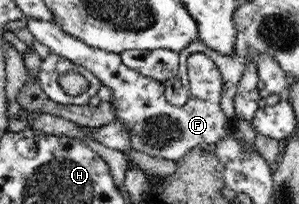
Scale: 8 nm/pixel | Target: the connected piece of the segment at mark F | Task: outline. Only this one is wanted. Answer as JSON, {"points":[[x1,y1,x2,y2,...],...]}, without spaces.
{"points":[[26,18,27,28,33,36,49,47,50,53,63,59,71,60,93,73,99,78,99,83,113,91,112,104,115,107,118,122,131,127,129,139,130,148,135,152,143,152,149,156,157,156,175,163,189,150,200,148,205,152,215,153,215,145,226,140,234,132,234,118,226,117,222,112,222,75,214,60,205,54,191,54,187,58,187,69,191,96,185,106,170,104,164,97,164,86,156,79,141,75,129,69,123,63,120,54,114,54,100,48,93,48,83,41,71,36,54,21,45,19]]}

